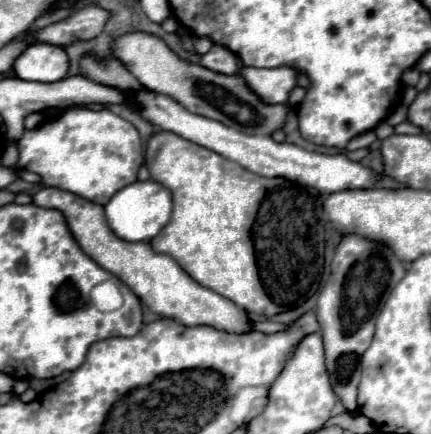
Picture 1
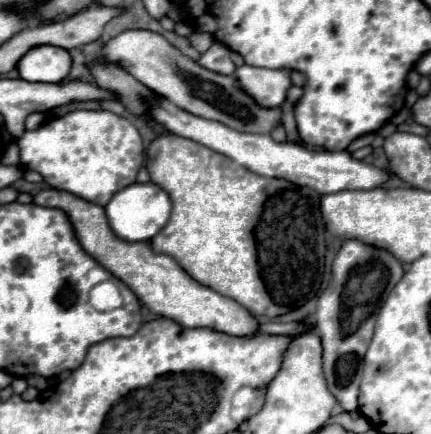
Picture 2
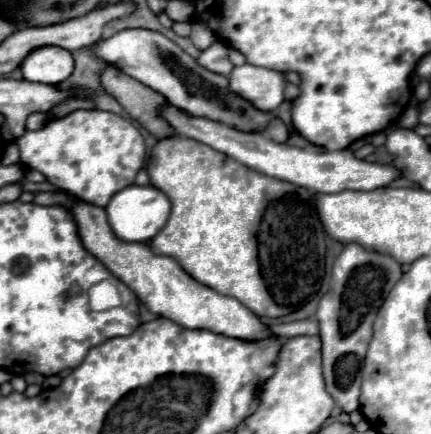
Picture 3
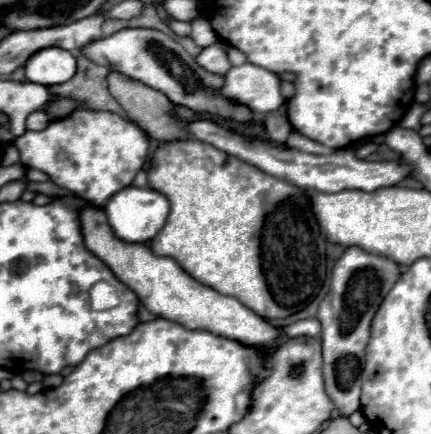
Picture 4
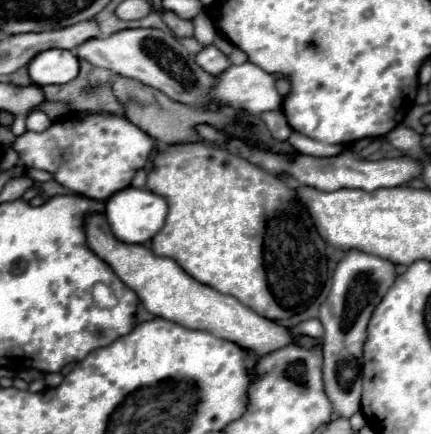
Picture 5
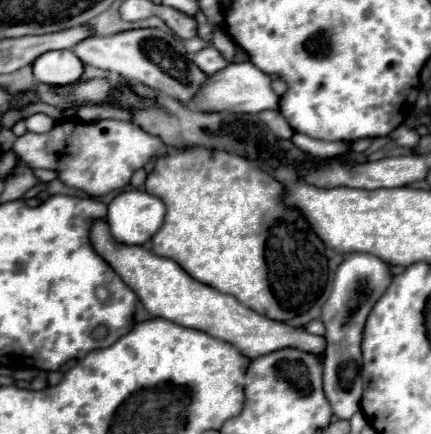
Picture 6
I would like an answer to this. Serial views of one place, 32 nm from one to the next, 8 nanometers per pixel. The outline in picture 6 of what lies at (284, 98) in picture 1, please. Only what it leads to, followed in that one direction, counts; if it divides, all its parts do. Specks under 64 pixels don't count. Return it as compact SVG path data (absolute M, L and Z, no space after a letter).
M242 62L242 64L228 64L224 72L216 72L212 76L212 84L204 88L204 96L200 100L192 100L200 110L204 112L222 112L230 110L236 114L258 114L264 110L276 110L280 106L280 96L272 90L272 78L256 68L252 62Z

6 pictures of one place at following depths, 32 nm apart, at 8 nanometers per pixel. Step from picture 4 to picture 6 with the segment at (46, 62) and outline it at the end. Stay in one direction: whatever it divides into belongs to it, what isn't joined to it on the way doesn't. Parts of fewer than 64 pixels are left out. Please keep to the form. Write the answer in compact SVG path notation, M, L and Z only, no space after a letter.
M50 50L32 62L32 74L38 82L64 86L82 76L82 62L72 50Z

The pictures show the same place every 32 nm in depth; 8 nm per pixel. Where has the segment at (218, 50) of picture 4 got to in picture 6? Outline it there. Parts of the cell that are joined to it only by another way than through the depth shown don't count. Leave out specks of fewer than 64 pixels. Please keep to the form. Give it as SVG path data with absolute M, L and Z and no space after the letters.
M208 46L204 50L200 50L196 56L194 56L194 62L204 70L208 72L210 76L224 70L228 66L228 60L214 48L214 46Z

